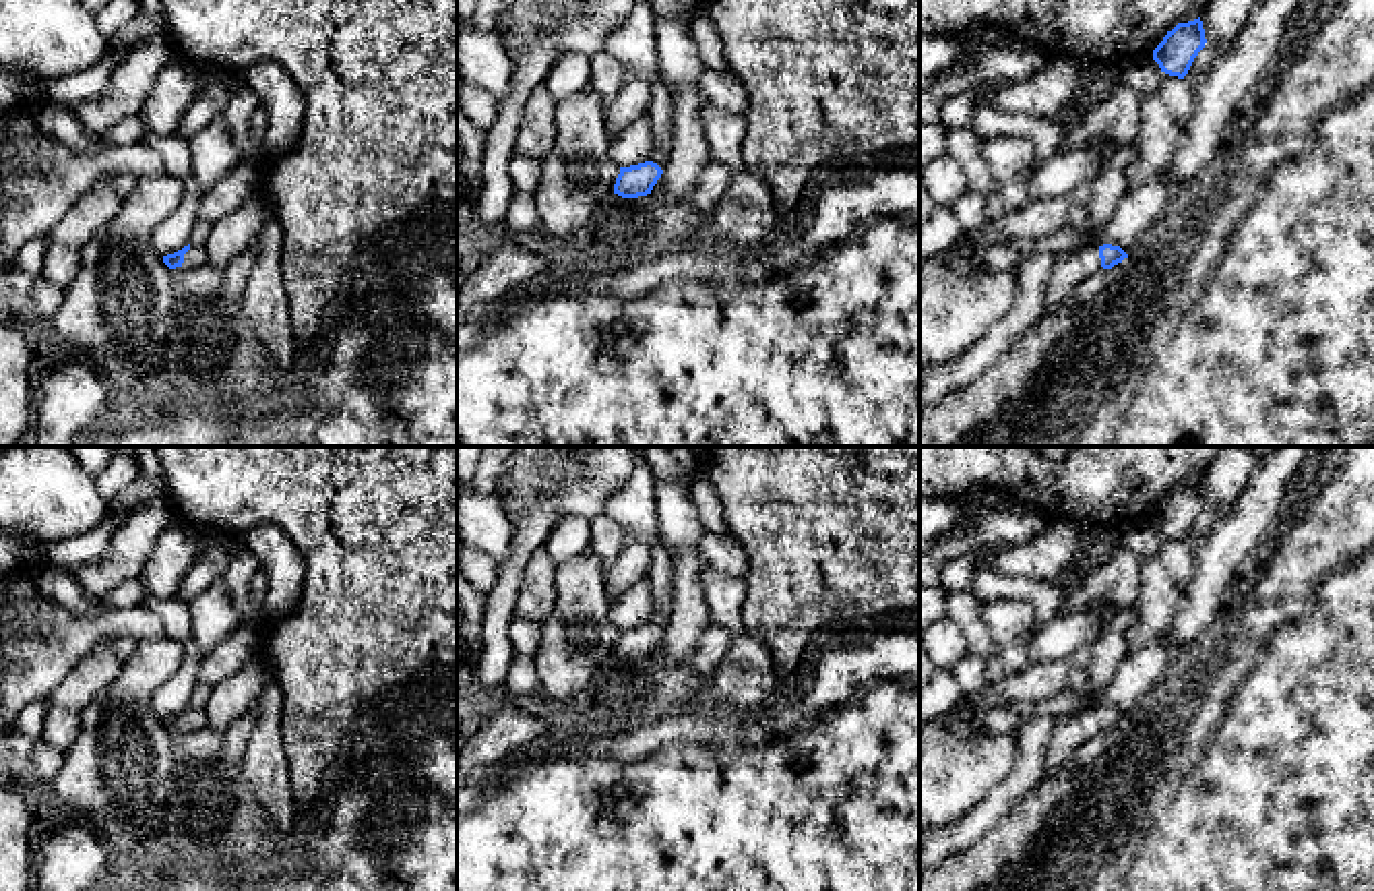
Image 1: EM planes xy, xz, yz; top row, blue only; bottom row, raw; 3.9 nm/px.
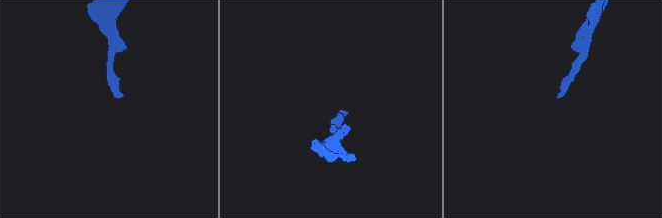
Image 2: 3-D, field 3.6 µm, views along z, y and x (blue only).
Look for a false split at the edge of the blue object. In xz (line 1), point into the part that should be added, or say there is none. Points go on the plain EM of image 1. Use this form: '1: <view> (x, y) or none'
1: xz (656, 619)

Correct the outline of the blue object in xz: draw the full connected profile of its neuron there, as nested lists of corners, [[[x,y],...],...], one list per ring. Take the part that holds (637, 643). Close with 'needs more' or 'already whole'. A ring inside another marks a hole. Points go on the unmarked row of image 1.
[[[653,606],[653,612],[645,626],[620,631],[620,637],[614,647],[614,657],[622,662],[638,662],[651,657],[653,649],[663,637],[667,618],[659,614]]]; needs more

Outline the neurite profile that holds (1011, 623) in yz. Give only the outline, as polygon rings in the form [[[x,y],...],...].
[[[994,600],[983,604],[981,616],[1004,674],[1023,672],[1029,664],[1029,643],[1035,635],[1033,606],[1025,600]]]

